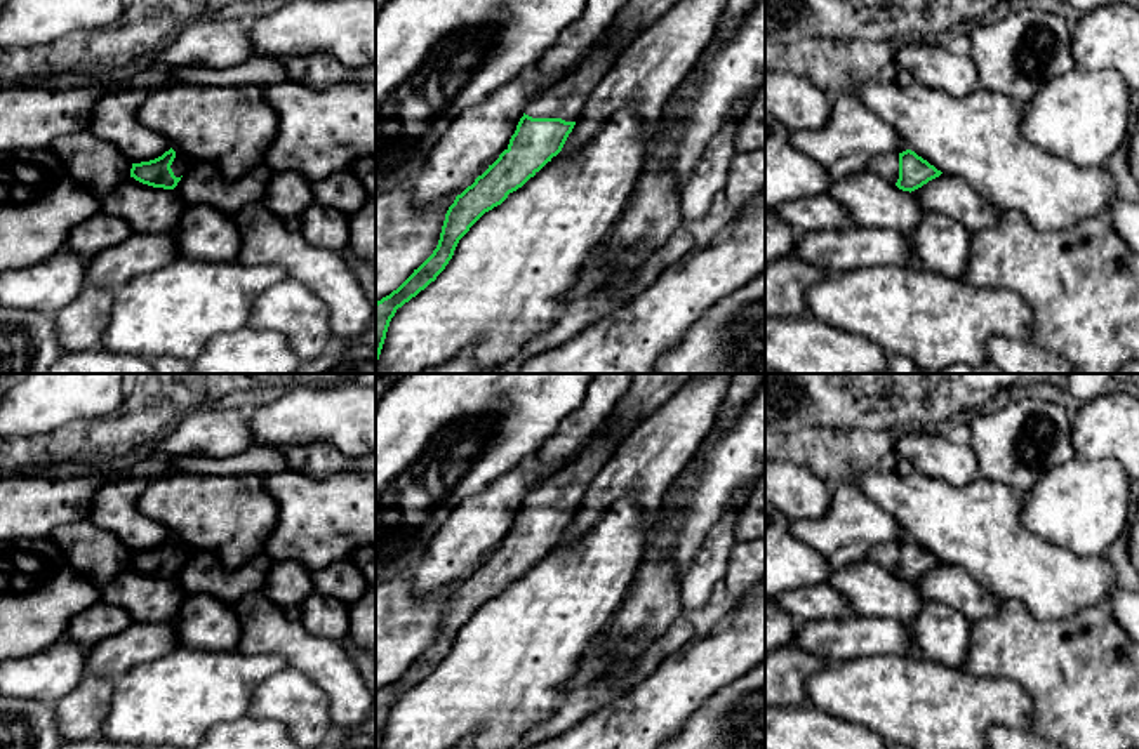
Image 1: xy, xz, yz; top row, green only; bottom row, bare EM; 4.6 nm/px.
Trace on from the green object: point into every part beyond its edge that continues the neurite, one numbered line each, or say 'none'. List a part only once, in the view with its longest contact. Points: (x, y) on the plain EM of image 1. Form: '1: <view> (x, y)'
1: xz (567, 487)

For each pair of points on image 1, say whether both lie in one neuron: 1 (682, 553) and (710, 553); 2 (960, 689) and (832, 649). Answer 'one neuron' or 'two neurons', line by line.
1: two neurons
2: two neurons

